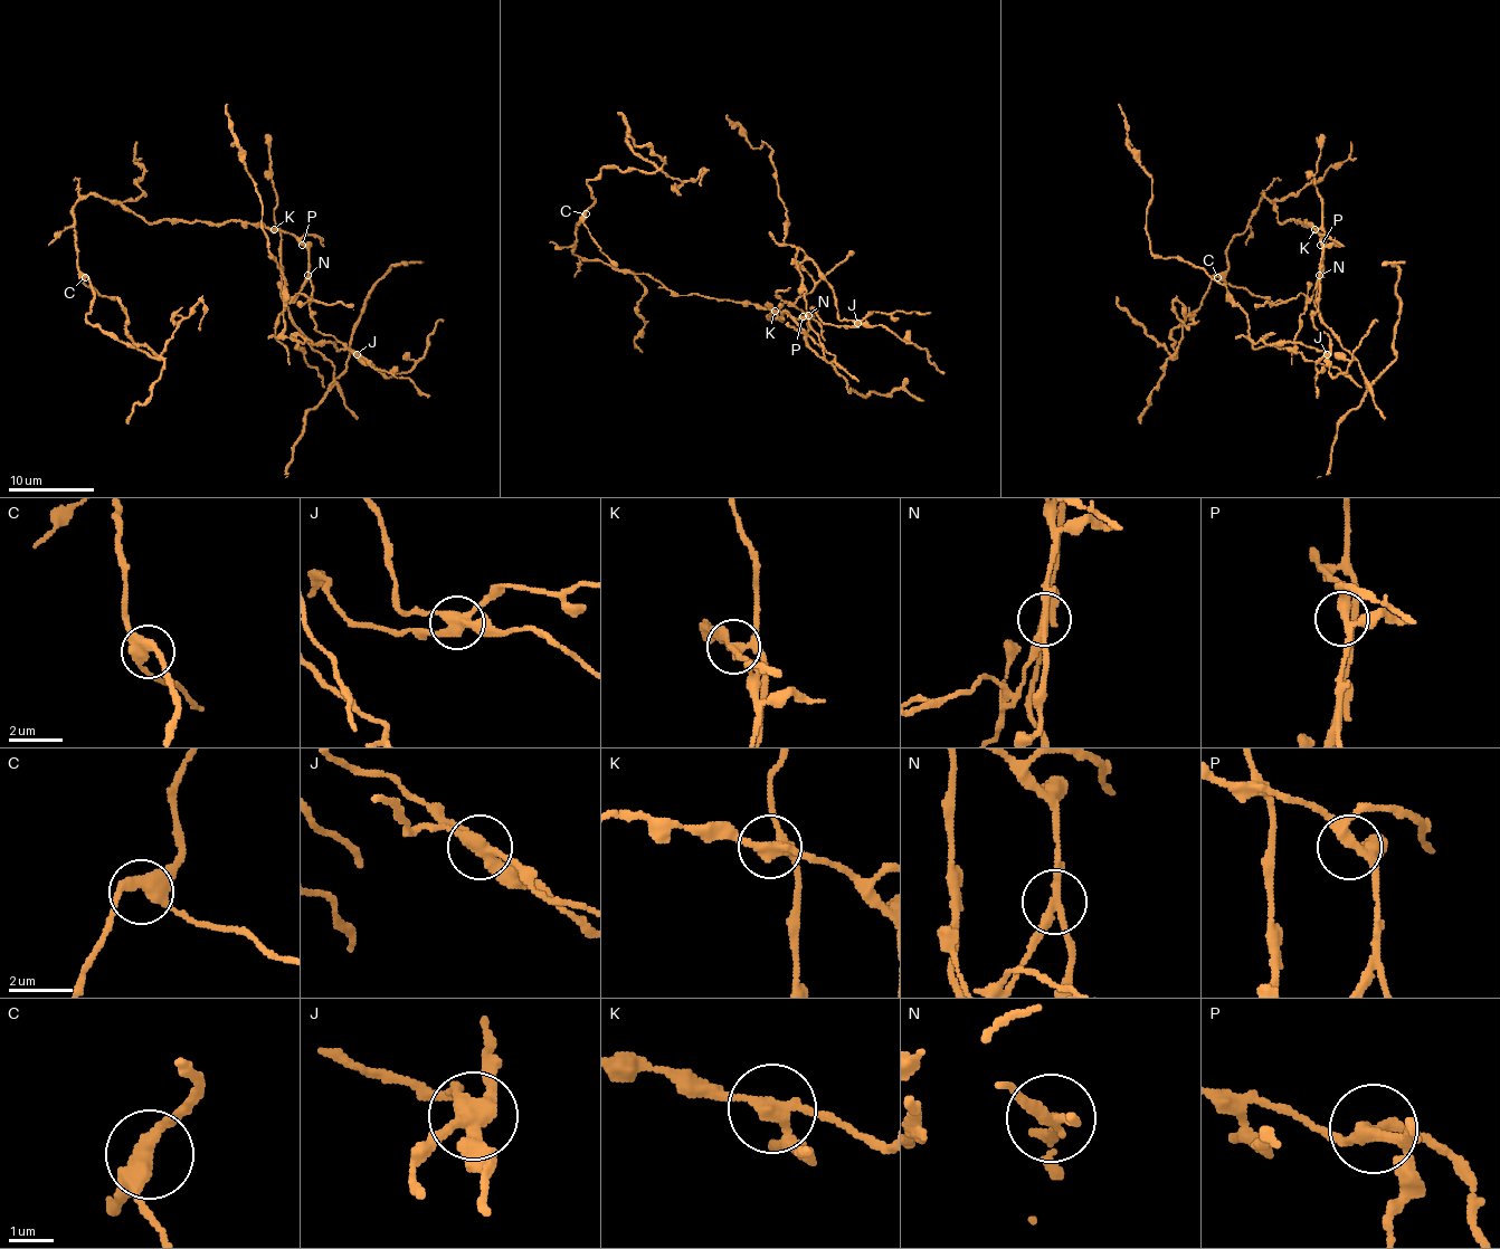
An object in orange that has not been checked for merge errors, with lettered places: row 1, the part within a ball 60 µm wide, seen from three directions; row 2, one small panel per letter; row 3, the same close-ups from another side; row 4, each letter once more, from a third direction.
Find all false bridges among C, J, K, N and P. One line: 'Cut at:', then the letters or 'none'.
Cut at: J, K, N

